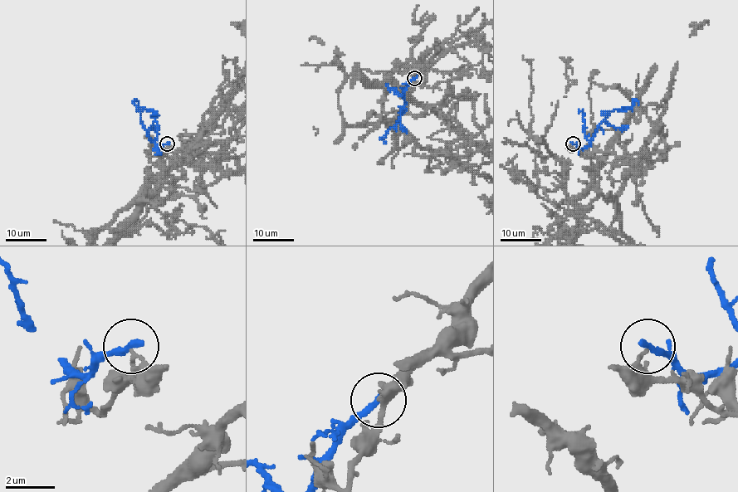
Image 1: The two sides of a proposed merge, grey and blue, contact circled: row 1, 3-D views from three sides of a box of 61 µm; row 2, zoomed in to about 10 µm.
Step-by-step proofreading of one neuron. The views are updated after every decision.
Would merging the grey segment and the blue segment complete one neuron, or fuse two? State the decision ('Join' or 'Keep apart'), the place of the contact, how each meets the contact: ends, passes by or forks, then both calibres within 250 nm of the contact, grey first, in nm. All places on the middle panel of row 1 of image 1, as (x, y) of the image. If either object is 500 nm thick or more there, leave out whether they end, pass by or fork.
Keep apart. Place: (414, 78). At the ring grey ends. At the ring blue ends. Thickness 180 nm (grey) against 320 nm

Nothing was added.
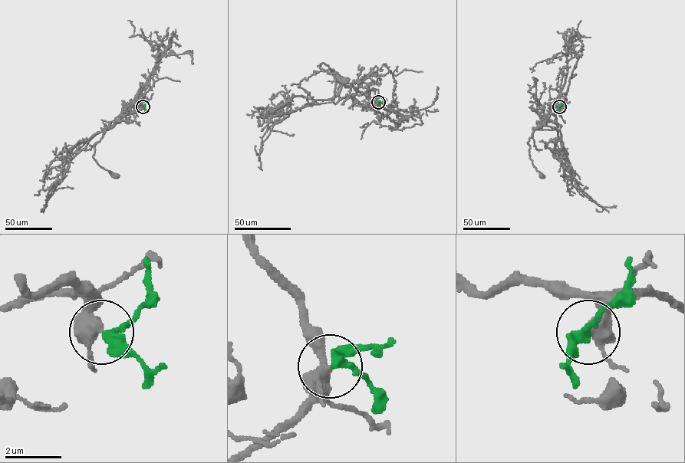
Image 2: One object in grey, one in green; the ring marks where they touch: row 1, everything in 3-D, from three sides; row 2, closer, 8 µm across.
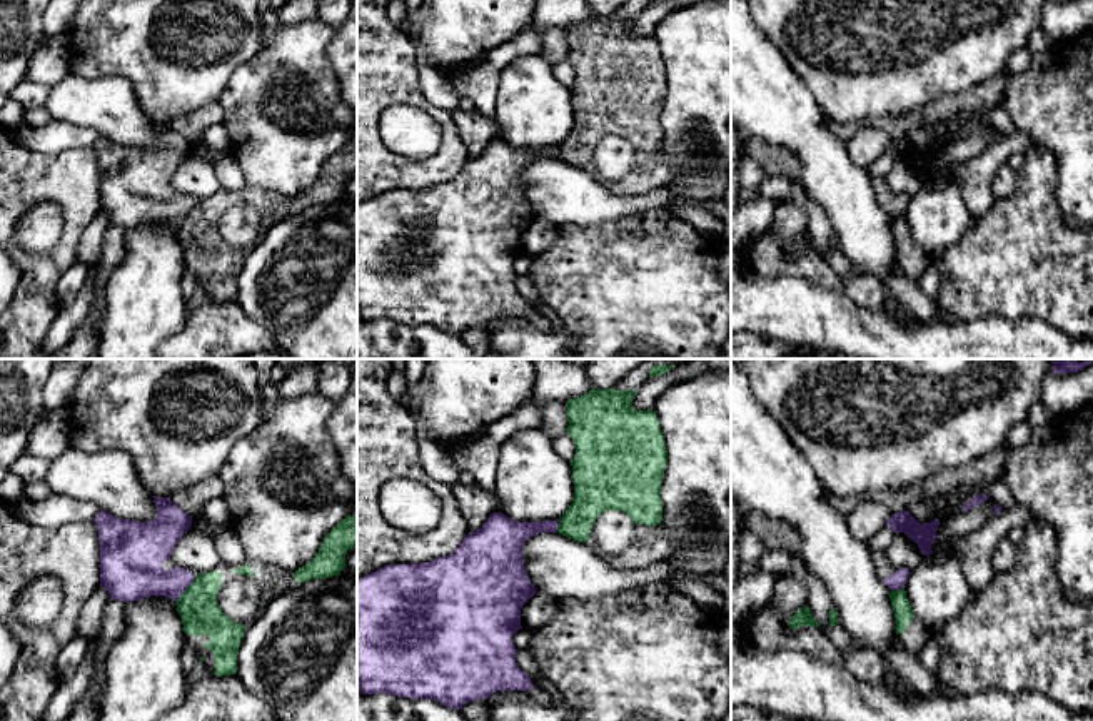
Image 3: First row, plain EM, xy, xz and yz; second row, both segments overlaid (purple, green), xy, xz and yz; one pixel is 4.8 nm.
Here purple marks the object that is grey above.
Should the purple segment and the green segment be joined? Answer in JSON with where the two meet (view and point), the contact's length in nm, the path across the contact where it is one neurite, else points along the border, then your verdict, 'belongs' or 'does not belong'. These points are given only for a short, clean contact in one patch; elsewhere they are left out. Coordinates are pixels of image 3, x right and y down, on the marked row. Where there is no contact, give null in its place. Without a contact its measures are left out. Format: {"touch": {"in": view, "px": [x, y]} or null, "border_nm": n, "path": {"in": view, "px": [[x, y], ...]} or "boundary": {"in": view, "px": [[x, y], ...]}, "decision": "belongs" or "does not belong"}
{"touch": {"in": "xy", "px": [186, 588]}, "border_nm": 150, "boundary": {"in": "xy", "px": [[196, 578], [176, 599]]}, "decision": "does not belong"}

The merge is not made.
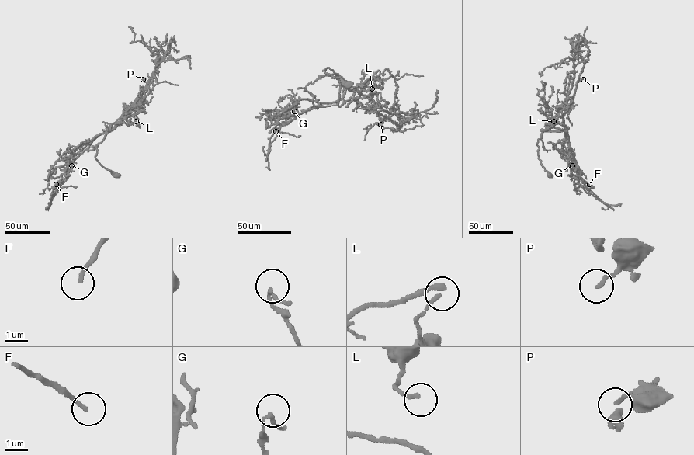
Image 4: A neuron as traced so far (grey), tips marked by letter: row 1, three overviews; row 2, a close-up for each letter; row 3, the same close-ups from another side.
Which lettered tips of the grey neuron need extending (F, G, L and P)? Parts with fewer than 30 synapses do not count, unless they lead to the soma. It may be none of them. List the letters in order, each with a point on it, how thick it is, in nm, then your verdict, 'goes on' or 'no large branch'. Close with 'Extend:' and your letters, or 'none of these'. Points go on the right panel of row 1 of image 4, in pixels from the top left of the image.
F: at (589, 184); 140 nm thick; goes on
G: at (572, 165); 100 nm thick; no large branch
L: at (553, 121); 150 nm thick; no large branch
P: at (583, 79); 150 nm thick; no large branch
Extend: F

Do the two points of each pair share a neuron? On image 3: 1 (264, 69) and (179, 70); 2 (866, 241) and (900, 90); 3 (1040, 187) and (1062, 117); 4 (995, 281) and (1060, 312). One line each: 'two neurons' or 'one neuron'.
1: two neurons
2: two neurons
3: two neurons
4: one neuron

